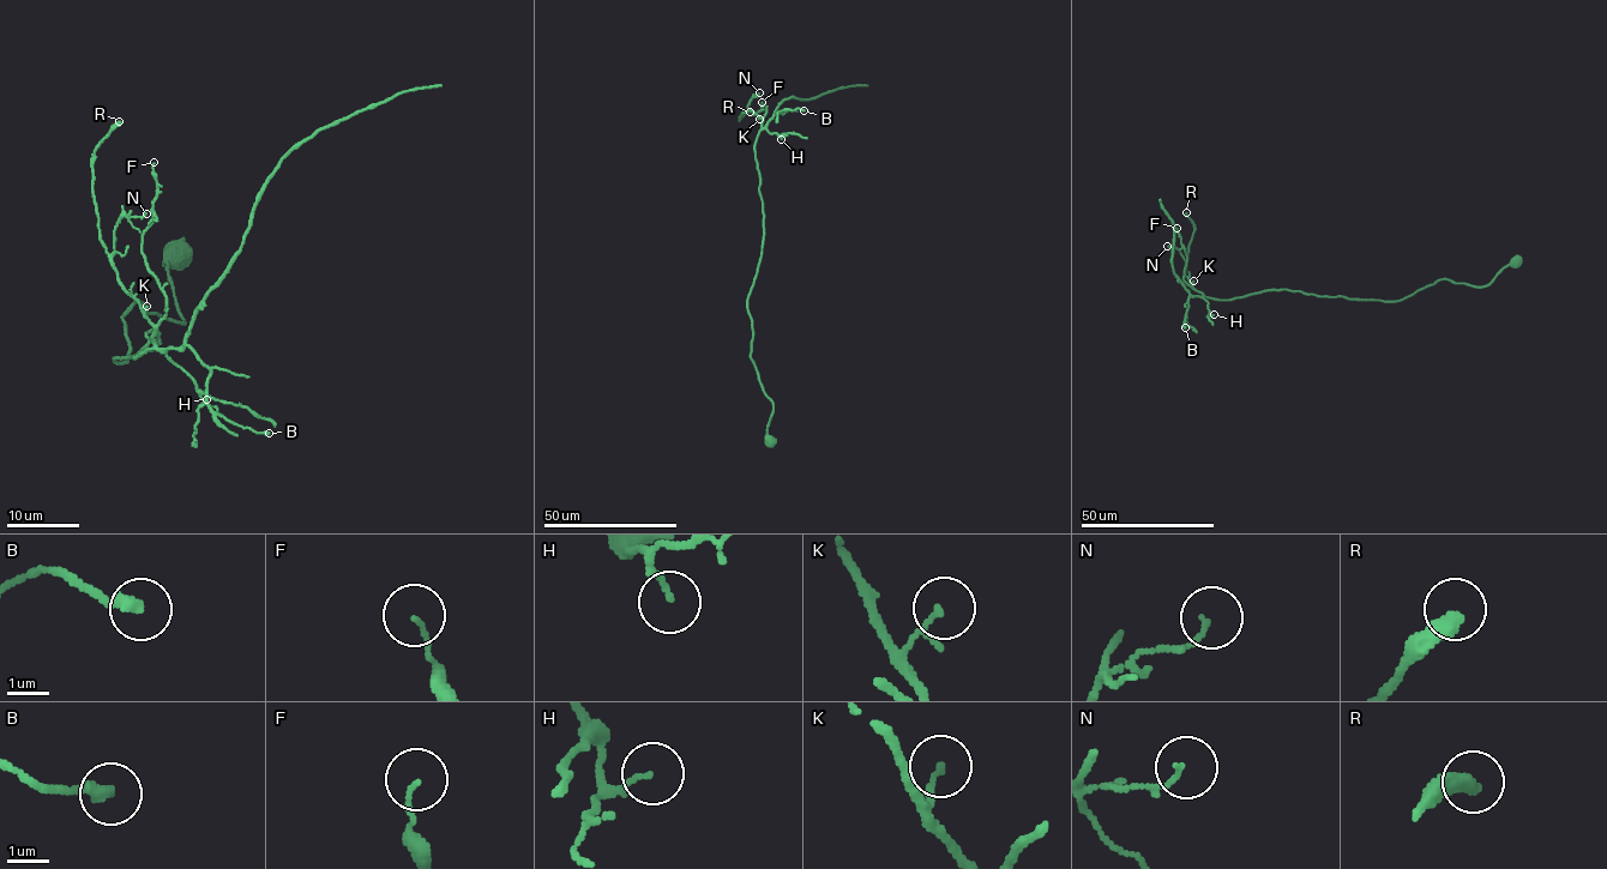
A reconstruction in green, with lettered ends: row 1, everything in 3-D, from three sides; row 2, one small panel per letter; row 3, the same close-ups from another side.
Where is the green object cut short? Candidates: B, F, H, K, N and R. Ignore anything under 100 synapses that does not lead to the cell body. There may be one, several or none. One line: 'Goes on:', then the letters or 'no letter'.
Goes on: no letter

